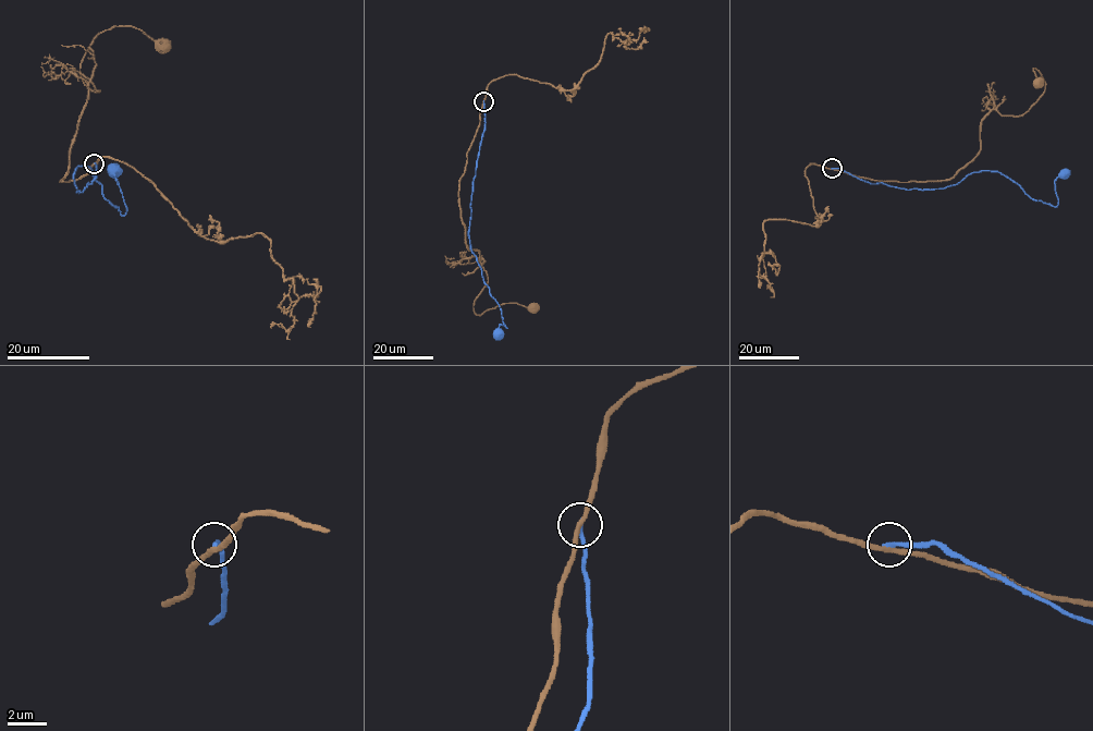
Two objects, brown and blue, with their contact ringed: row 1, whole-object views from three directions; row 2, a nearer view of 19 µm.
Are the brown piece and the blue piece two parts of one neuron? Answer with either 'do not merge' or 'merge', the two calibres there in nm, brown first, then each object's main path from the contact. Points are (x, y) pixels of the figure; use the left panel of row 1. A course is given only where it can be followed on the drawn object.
do not merge; 240 nm thick on the brown side, 200 nm on the other; brown runs (94, 163), (60, 181), (88, 84), (100, 90), (83, 82), (85, 52), (114, 26), (166, 44); blue runs (94, 163), (96, 175), (76, 192), (75, 171), (87, 167), (123, 216), (126, 206), (113, 170)

